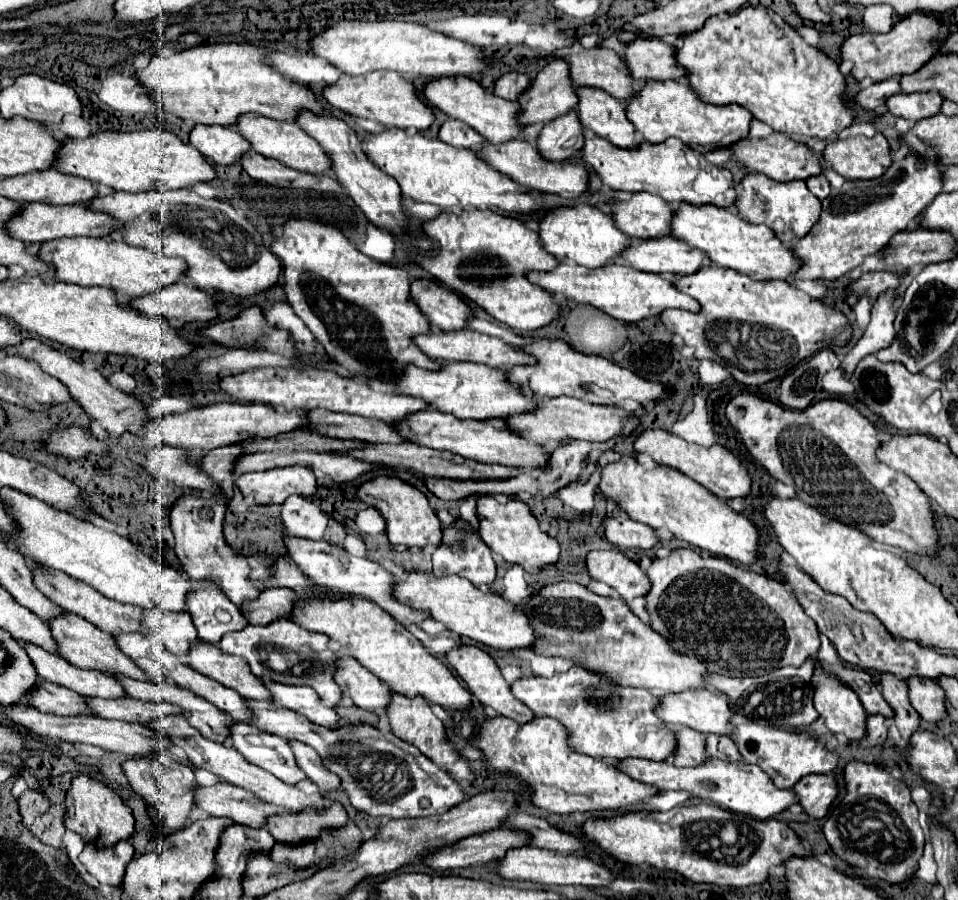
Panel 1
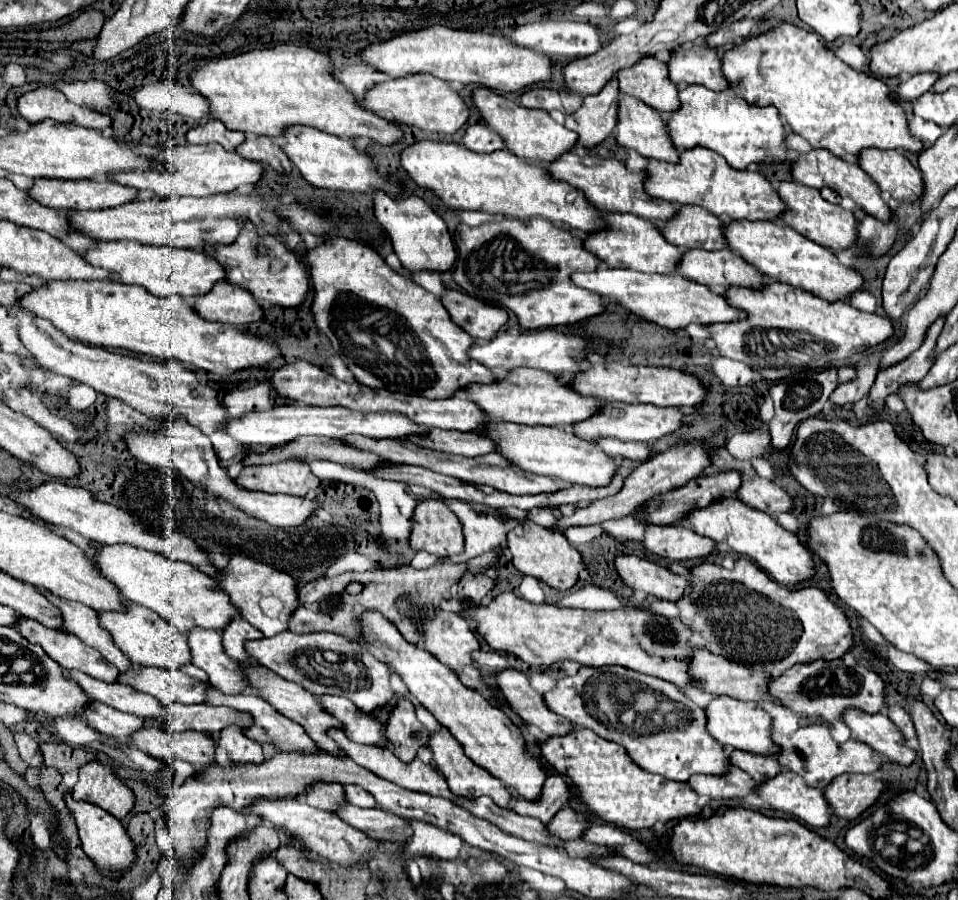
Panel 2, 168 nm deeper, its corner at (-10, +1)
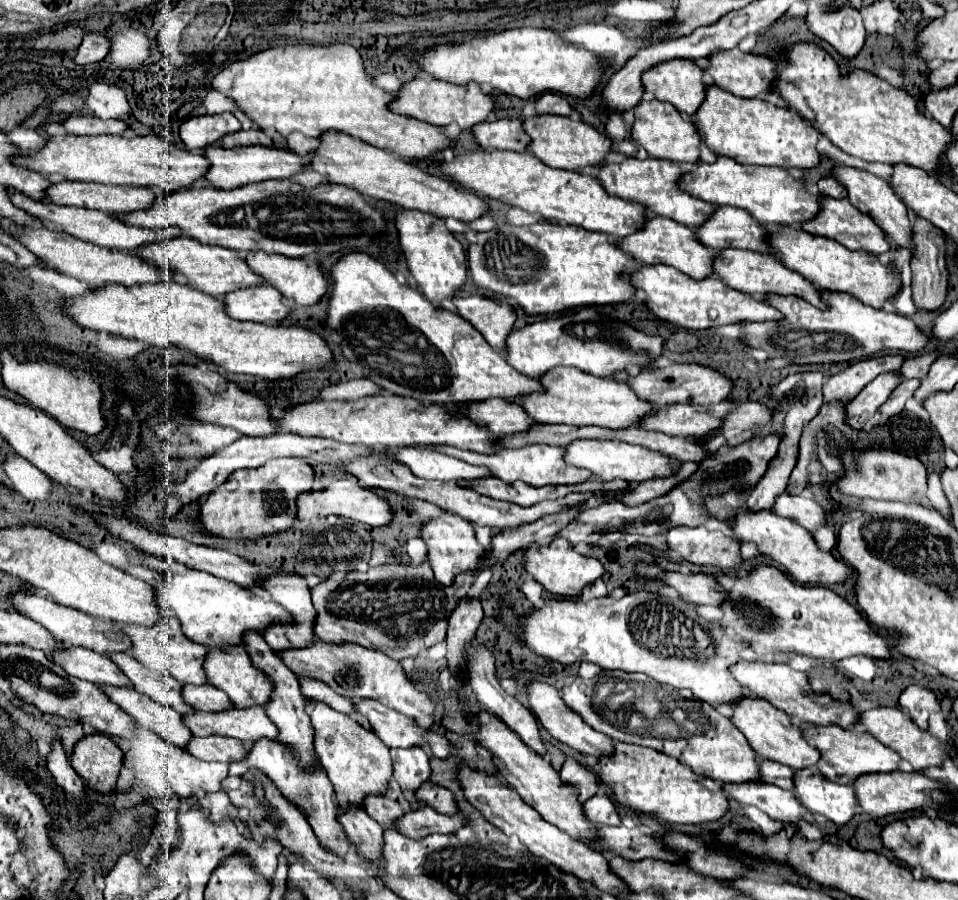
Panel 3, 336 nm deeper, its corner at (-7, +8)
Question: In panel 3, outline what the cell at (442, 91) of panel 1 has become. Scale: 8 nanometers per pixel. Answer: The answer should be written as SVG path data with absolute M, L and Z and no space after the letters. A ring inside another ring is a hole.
M522 116L524 132L528 132L532 144L528 144L528 152L534 154L540 162L552 168L564 170L580 170L586 166L596 166L602 162L604 154L610 152L610 140L584 122L574 122L566 116Z

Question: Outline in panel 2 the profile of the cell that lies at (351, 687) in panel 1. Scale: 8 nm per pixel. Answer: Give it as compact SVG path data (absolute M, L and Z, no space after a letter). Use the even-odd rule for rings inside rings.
M409 699L401 701L395 711L391 711L387 723L387 737L393 743L393 753L403 763L411 763L417 757L419 747L427 745L429 731L415 717L415 707Z

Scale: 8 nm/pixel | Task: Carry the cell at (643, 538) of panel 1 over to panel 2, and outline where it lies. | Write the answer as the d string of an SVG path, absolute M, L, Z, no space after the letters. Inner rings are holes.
M651 525L645 529L645 547L651 553L671 561L703 559L719 553L717 543L697 535L693 529L687 529L687 527Z

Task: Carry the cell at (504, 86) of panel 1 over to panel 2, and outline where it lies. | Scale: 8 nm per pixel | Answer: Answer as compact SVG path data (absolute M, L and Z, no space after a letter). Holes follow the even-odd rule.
M533 87L529 89L521 101L519 101L523 107L529 107L529 109L543 109L543 111L561 111L565 113L563 105L561 105L561 97L555 89L543 89L543 87Z

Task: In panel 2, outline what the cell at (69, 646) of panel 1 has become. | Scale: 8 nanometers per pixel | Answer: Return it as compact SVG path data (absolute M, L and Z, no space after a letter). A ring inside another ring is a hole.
M135 667L135 671L139 671L135 679L123 679L123 675L119 675L119 683L127 683L137 691L153 695L165 707L207 701L207 681L189 677L181 671L157 671L157 667Z

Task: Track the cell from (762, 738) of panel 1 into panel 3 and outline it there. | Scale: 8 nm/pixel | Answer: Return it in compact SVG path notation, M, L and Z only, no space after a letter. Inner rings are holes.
M836 724L812 726L804 730L802 736L804 740L808 740L808 744L812 744L820 752L820 760L816 764L818 772L824 772L828 780L836 780L836 784L852 784L854 778L868 772L892 772L896 770L896 764L900 760L900 756L894 750L886 748L882 742L878 742L876 738L872 738L868 732L860 728L844 730Z

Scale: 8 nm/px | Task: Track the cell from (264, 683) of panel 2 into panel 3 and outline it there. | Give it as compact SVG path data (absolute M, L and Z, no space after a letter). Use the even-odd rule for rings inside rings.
M304 700L314 728L316 756L320 758L330 782L334 784L338 804L346 806L348 802L352 802L356 806L362 806L366 794L384 794L392 778L392 760L388 748L380 742L380 738L350 720L350 716L328 708L328 704L320 704L320 700Z

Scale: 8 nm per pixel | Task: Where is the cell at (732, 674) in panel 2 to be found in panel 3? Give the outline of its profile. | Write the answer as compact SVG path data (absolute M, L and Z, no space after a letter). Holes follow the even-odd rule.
M740 660L740 662L732 664L730 672L754 696L760 696L760 698L772 702L776 708L784 710L790 716L798 716L804 722L824 724L824 726L838 724L842 728L848 728L858 722L858 712L850 706L850 702L838 702L828 694L814 692L806 680L806 674L792 670L788 664L762 664L762 662Z

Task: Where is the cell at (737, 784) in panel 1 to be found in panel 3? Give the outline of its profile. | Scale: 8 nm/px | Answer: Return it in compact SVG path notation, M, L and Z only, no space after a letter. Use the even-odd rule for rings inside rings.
M814 766L794 774L794 796L812 814L820 814L838 826L846 824L858 810L854 790L822 778Z

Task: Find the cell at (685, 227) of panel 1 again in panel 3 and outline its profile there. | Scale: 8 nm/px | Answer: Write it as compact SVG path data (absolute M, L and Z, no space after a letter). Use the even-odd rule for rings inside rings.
M780 226L776 232L768 236L768 244L772 244L774 258L778 258L786 268L800 272L806 280L812 280L814 284L818 284L818 288L850 294L862 304L868 304L872 308L882 308L884 300L892 298L902 284L900 276L892 272L888 266L882 266L874 254L860 252L860 250L852 252L846 246L838 244L836 240L812 236L810 232L804 232L804 230Z

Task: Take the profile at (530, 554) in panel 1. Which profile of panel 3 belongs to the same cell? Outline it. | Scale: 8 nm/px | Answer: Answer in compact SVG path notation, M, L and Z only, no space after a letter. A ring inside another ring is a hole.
M554 538L550 544L528 548L524 552L524 570L532 574L534 580L538 580L554 596L578 596L582 592L582 586L594 582L604 574L604 568L596 558L584 558L582 554L574 552L564 538Z

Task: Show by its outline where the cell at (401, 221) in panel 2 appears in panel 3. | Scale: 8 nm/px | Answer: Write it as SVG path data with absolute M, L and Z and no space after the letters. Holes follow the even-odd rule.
M396 208L394 220L410 274L416 278L418 288L424 292L424 296L434 306L442 306L440 300L454 296L456 288L466 282L466 254L462 244L446 230L444 222L438 216L432 216L428 212Z

